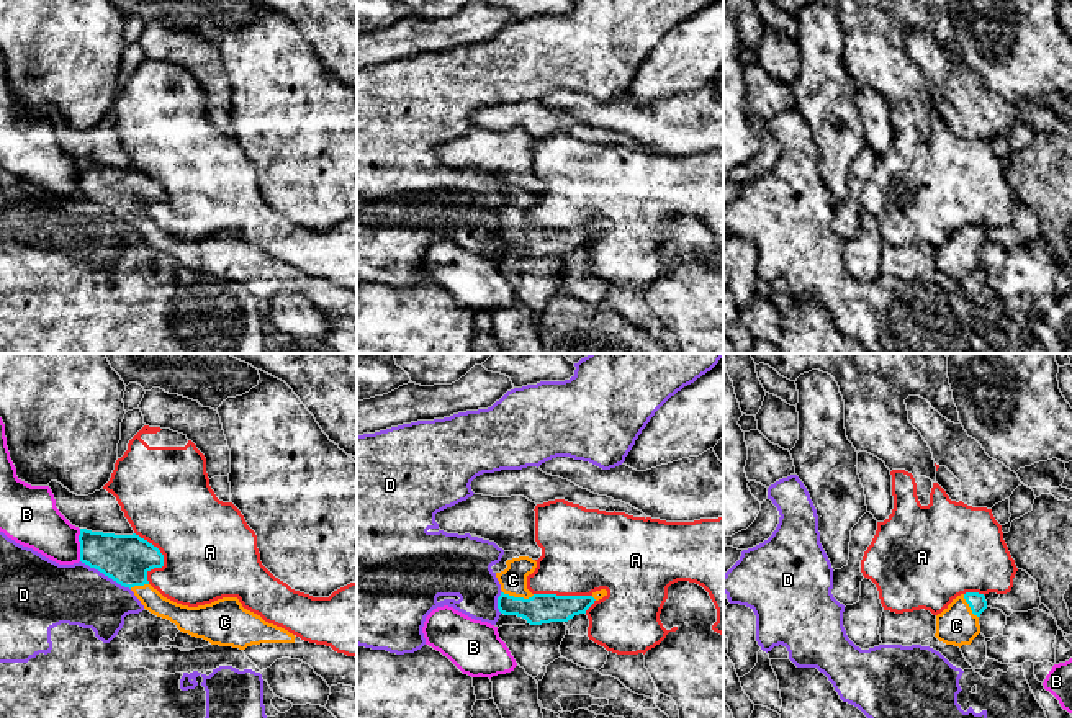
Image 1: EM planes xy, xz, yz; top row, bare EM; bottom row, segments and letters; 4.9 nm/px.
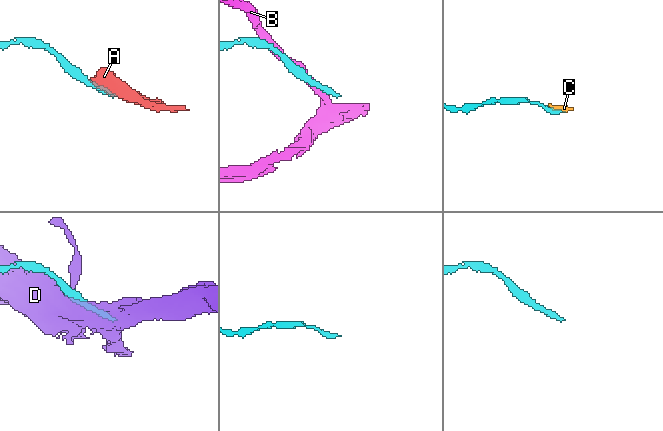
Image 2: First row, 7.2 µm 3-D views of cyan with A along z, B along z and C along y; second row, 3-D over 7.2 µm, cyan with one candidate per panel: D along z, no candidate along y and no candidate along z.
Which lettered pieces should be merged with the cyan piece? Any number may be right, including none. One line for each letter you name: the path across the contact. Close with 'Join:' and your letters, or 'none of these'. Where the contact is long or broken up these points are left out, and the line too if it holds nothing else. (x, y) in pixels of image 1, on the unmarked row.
Join: C

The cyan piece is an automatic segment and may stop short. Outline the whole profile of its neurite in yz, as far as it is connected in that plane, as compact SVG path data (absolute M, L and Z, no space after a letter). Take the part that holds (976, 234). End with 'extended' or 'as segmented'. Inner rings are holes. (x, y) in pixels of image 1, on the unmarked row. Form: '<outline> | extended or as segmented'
M966 226L953 232L953 236L936 249L935 270L954 280L971 278L980 267L979 250L987 242L984 227Z | extended

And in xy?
M80 162L80 195L98 203L118 218L129 221L141 234L146 244L167 252L183 267L203 272L211 278L232 280L245 286L245 290L260 303L270 301L277 293L291 291L309 298L327 319L352 319L357 322L357 291L334 285L331 280L309 275L296 277L295 268L288 263L265 255L260 249L242 241L237 231L223 231L211 237L188 241L164 231L147 214L147 206L164 200L164 188L157 180L139 169L115 169Z | extended

